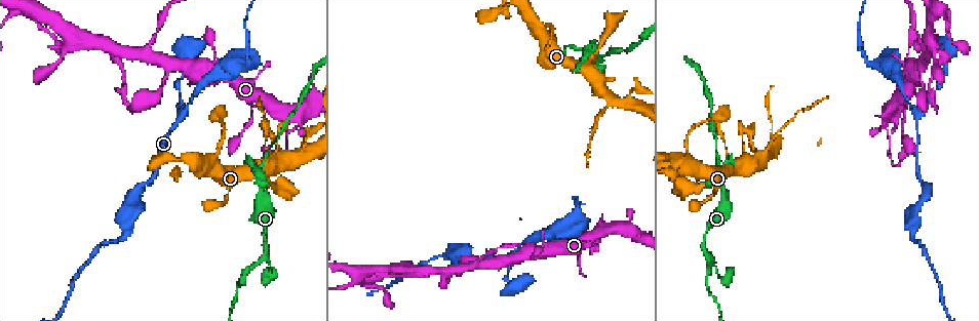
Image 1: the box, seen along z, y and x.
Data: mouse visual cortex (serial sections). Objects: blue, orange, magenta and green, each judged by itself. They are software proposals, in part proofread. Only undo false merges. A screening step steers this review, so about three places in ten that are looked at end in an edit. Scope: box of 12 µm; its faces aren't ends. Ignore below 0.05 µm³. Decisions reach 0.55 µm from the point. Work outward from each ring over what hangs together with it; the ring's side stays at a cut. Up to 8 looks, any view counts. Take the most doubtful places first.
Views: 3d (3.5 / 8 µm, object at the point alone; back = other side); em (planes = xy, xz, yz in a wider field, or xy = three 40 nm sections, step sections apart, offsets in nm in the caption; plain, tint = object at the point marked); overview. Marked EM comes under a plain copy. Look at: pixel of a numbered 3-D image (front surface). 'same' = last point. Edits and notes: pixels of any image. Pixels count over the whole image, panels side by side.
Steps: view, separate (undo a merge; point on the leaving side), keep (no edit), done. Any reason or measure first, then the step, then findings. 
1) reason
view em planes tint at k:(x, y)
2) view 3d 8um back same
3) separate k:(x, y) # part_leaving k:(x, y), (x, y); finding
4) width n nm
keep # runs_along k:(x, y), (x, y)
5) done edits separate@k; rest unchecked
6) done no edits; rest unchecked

calibre changes
view 3d 8um at 1:(887, 133)

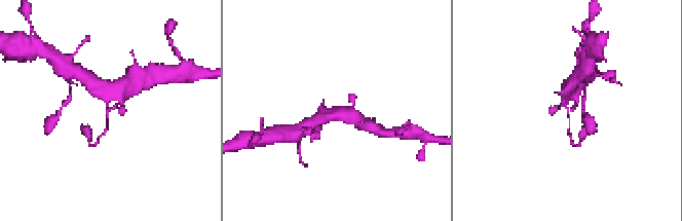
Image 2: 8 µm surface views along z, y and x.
arm_widths 100, 350 nm
view em xy step 2 tint at 2:(567, 112)

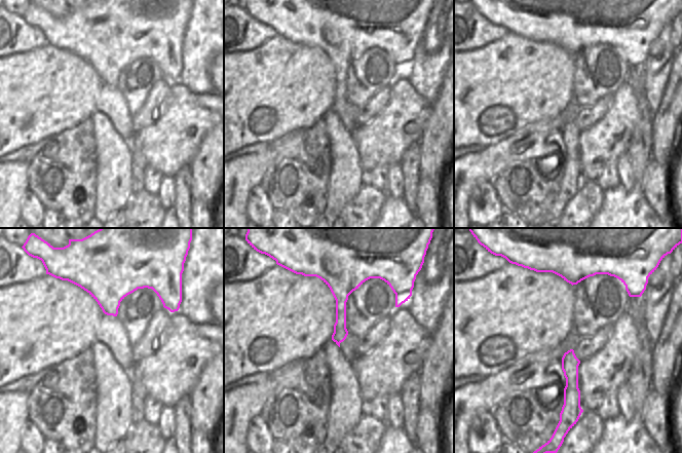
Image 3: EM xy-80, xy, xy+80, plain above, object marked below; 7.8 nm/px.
keep # runs_along 2:(570, 87), (564, 98), (569, 116), (570, 138); continuous, no second cell

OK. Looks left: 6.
small branch off a trunk
view em planes tint at 1:(286, 164)

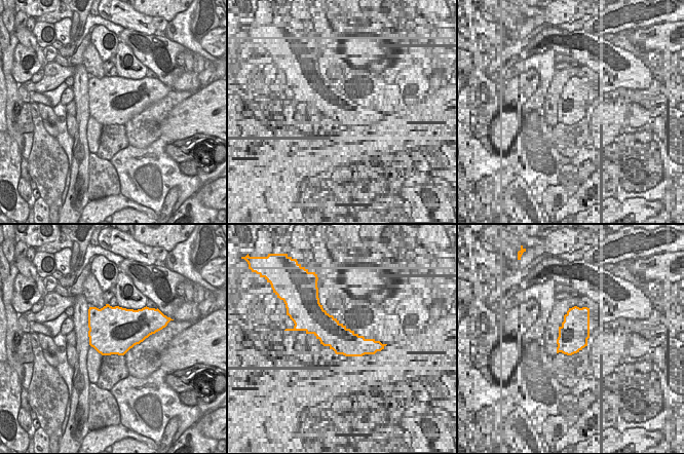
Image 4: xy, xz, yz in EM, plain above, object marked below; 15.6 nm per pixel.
view 3d 3.5um same

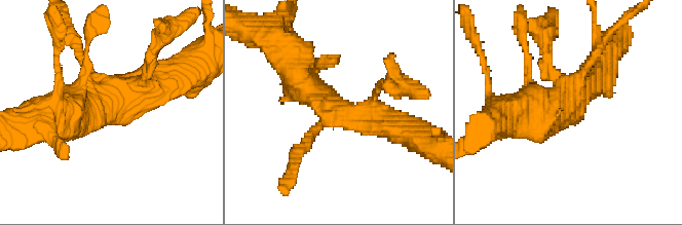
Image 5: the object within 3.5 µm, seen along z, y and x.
arm_widths 150, 450, 500 nm
separate 5:(78, 45) # part_leaving 5:(324, 123), (286, 182); a second cell is stuck on

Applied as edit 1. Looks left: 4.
view overview

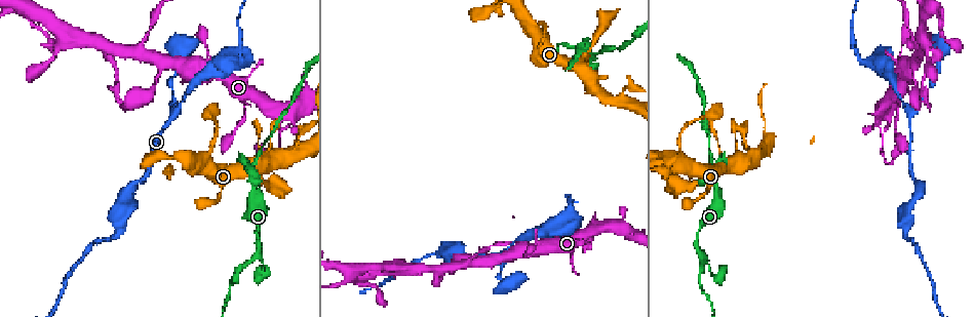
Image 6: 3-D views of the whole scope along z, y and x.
three-way junction
view 3d 3.5um at 6:(703, 256)

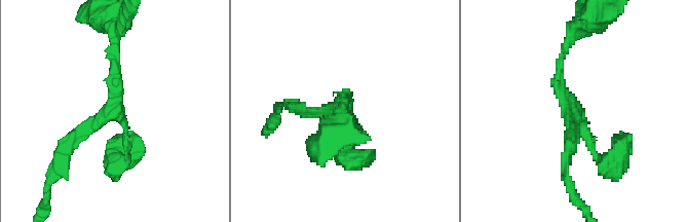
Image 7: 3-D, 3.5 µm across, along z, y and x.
shape alone is not enough
view em xy step 2 tint at 7:(114, 109)

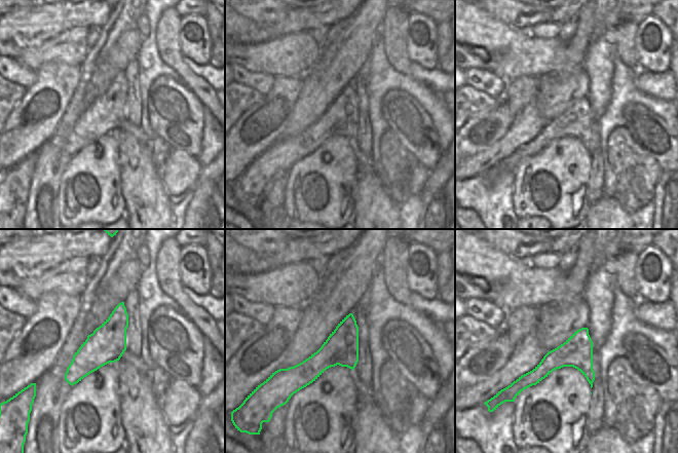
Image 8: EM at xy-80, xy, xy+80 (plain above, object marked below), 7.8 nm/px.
arms 3
keep # runs_along 8:(350, 316), (312, 368), (281, 378); continuous, no second cell

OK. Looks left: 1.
done edits separate@5; rest unchecked

